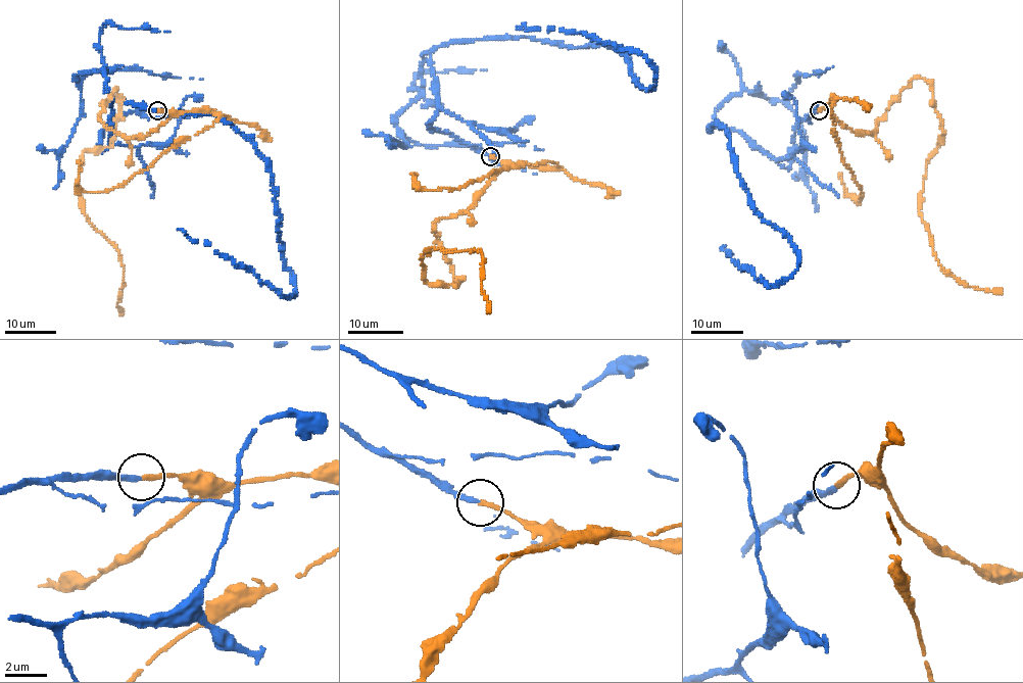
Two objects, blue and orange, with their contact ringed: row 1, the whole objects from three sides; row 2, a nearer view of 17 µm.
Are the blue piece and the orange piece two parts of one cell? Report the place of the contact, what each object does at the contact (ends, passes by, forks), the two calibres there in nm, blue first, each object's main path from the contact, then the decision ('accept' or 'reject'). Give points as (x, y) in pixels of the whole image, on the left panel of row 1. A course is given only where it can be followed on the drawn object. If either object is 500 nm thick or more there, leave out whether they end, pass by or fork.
place (157, 110); blue ends; orange ends; calibres 240 and 220 nm; course blue (157, 110), (117, 116), (100, 149), (112, 98), (229, 120), (265, 161), (296, 293), (283, 296), (177, 229); course orange (157, 110), (153, 131), (114, 133), (114, 89), (114, 139), (77, 183), (116, 249), (122, 314); accept

